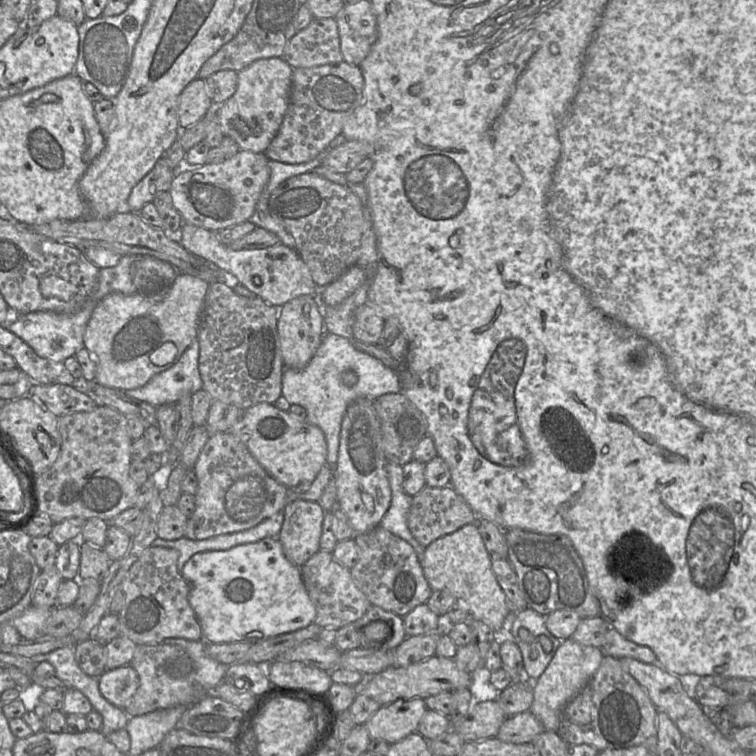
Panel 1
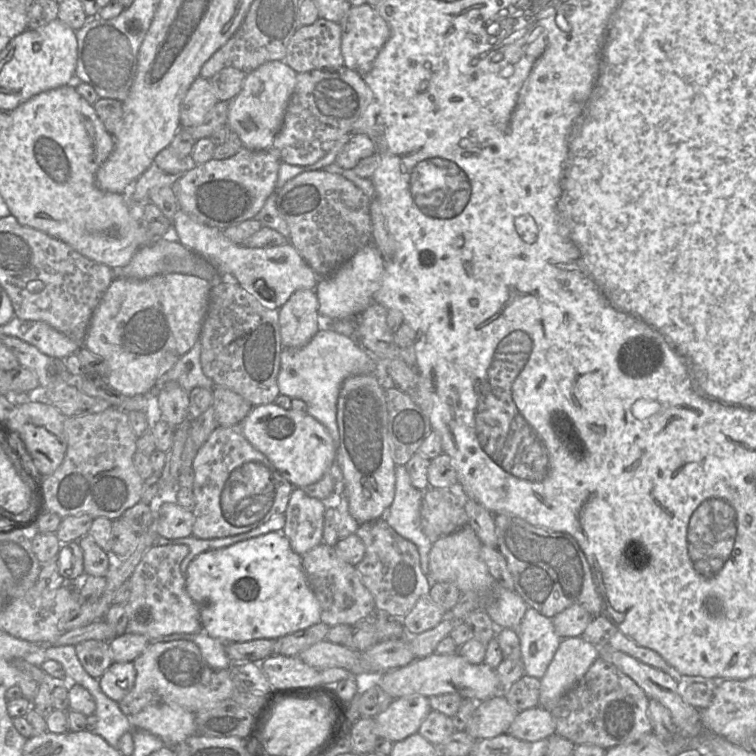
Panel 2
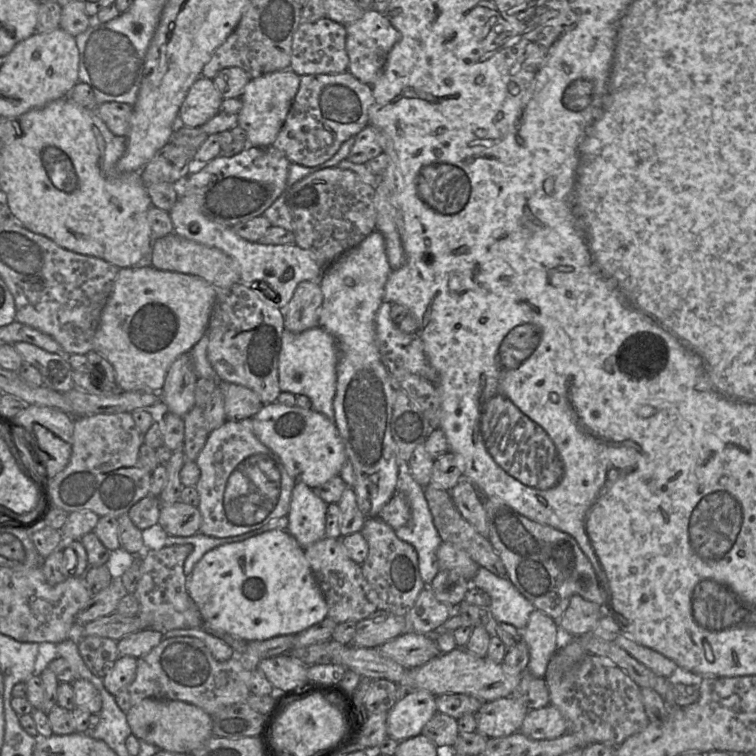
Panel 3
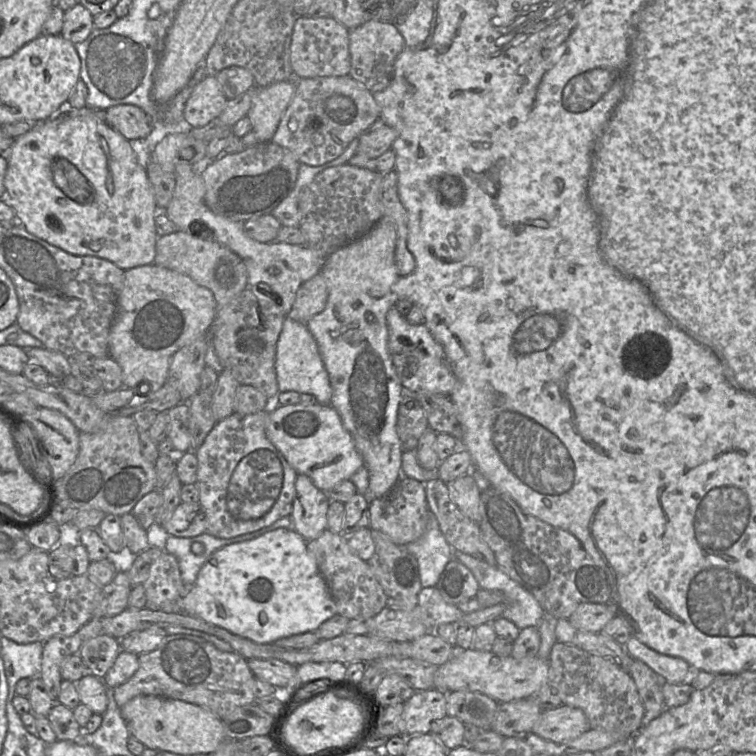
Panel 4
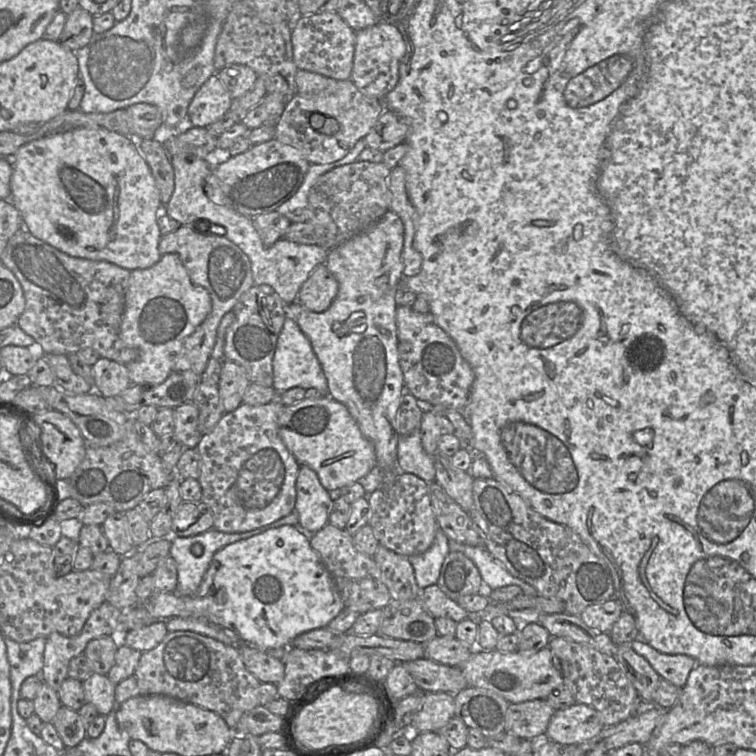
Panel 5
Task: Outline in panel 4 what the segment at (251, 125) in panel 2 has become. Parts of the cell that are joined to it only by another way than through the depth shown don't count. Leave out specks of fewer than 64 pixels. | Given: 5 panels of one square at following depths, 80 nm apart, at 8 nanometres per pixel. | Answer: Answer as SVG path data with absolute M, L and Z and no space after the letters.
M293 78L293 80L277 82L267 87L255 85L249 90L252 105L247 117L260 143L269 142L273 138L293 98L297 80Z

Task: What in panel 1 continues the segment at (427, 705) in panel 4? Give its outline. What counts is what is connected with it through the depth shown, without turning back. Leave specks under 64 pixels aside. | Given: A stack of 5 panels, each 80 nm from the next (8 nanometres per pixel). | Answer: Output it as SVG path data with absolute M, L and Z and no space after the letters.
M425 699L396 700L381 706L364 725L371 739L384 740L392 745L417 732L426 710Z

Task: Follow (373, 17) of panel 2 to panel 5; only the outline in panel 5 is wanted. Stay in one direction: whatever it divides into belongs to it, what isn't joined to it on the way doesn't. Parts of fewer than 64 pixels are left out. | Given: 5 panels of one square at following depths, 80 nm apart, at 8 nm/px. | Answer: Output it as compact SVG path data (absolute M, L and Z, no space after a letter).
M384 21L356 31L353 69L350 80L363 94L384 100L399 82L399 68L406 44L398 28Z

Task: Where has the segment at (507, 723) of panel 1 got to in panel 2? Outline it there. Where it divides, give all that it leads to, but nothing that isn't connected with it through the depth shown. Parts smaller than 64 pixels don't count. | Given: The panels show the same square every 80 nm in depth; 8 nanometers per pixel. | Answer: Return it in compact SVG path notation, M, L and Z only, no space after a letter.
M537 706L519 712L507 734L520 740L536 742L556 733L556 722L551 711Z

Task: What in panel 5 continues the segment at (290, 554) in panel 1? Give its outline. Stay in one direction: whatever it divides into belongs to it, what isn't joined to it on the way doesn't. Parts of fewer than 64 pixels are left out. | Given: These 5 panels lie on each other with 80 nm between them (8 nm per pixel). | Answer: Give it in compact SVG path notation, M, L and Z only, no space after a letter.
M306 465L299 467L295 509L300 525L310 532L315 533L329 523L330 492L322 486L316 472Z

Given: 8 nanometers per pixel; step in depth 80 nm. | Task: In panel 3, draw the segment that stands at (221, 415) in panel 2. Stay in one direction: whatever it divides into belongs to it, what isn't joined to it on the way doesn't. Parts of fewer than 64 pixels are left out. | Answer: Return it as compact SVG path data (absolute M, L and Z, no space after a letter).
M229 382L218 383L217 387L224 397L227 420L239 421L252 418L264 406L258 394L251 389Z

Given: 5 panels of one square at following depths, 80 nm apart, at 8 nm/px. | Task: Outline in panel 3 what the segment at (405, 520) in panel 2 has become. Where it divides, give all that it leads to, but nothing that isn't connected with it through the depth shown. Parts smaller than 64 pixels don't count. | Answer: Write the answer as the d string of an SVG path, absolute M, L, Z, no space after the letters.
M400 465L397 479L397 492L402 492L407 497L410 503L411 517L407 524L394 531L398 538L409 543L415 548L418 555L421 578L425 585L430 585L440 571L436 552L439 545L442 543L442 539L434 525L433 517L424 495L424 487L414 480L408 465Z

